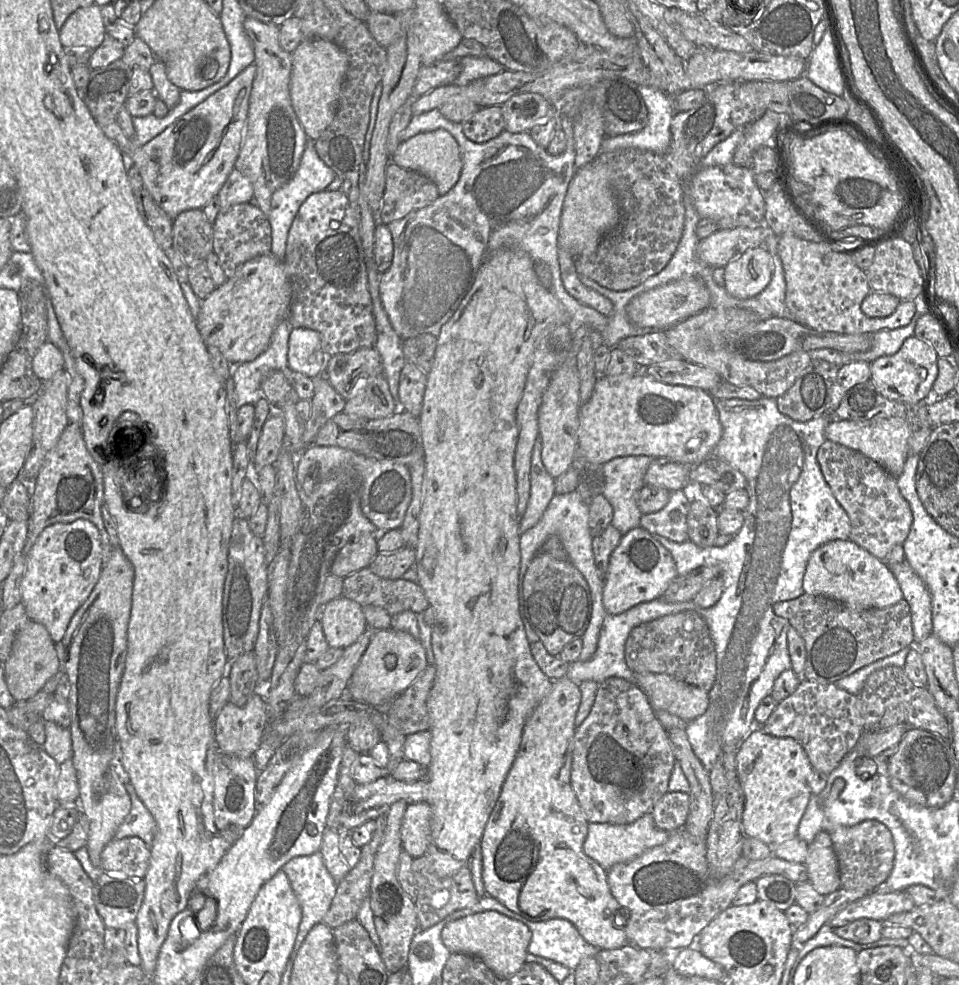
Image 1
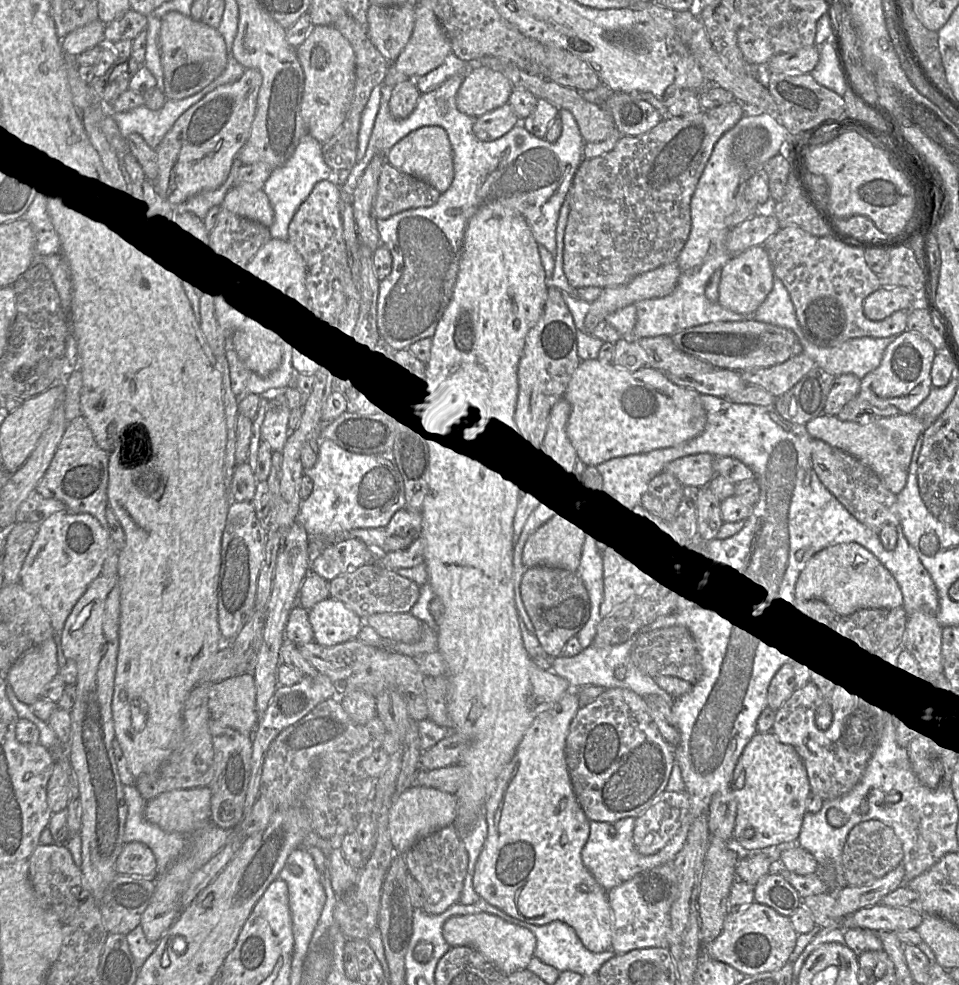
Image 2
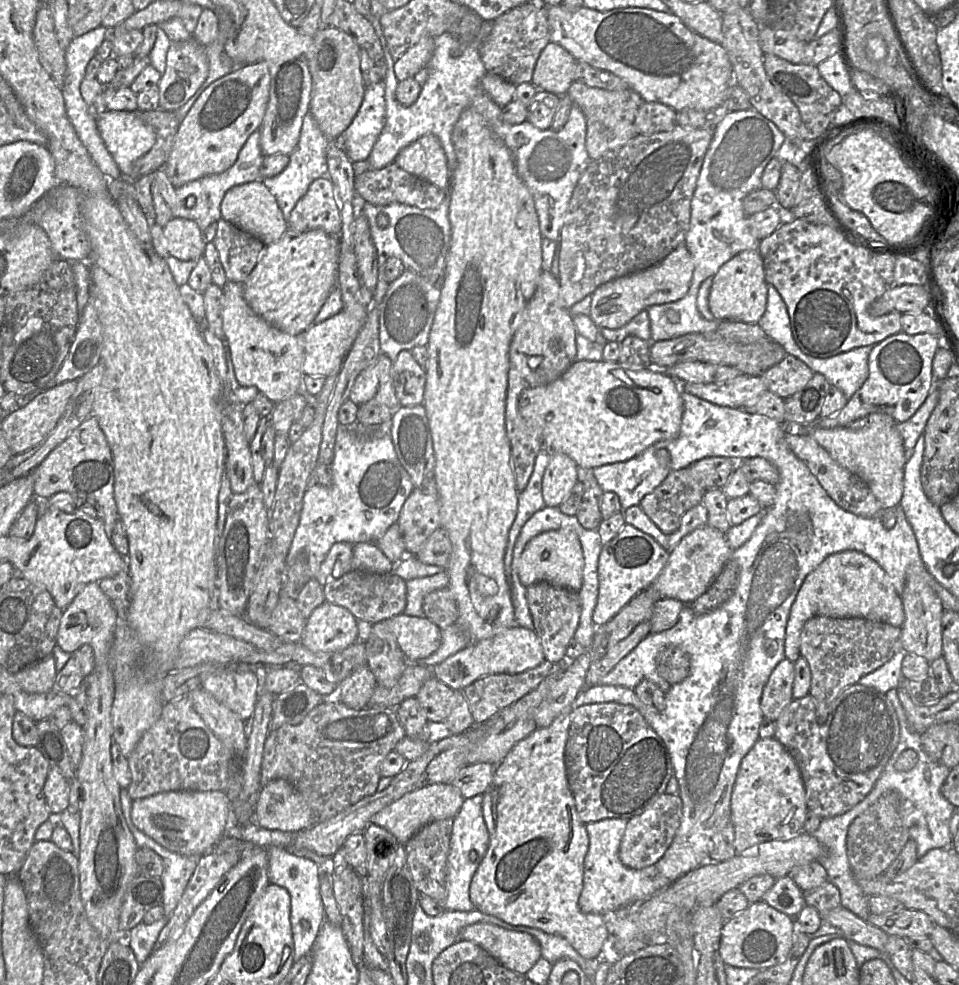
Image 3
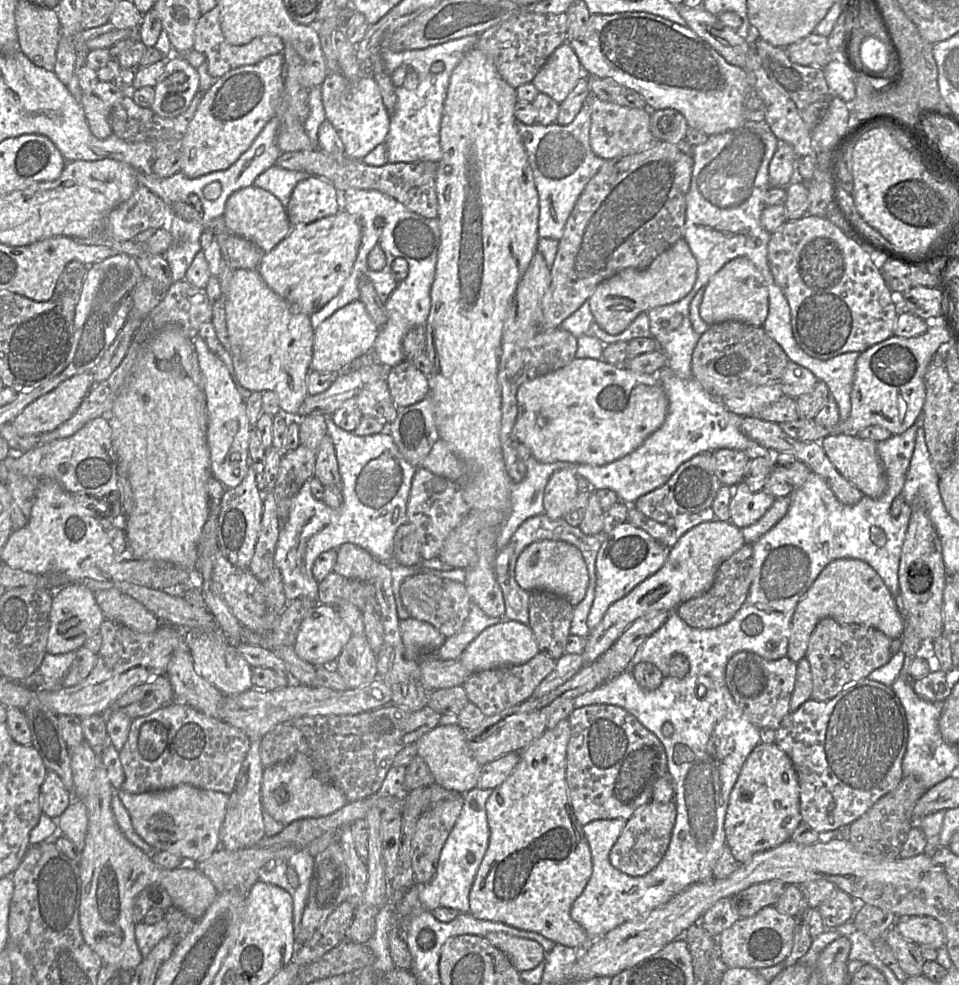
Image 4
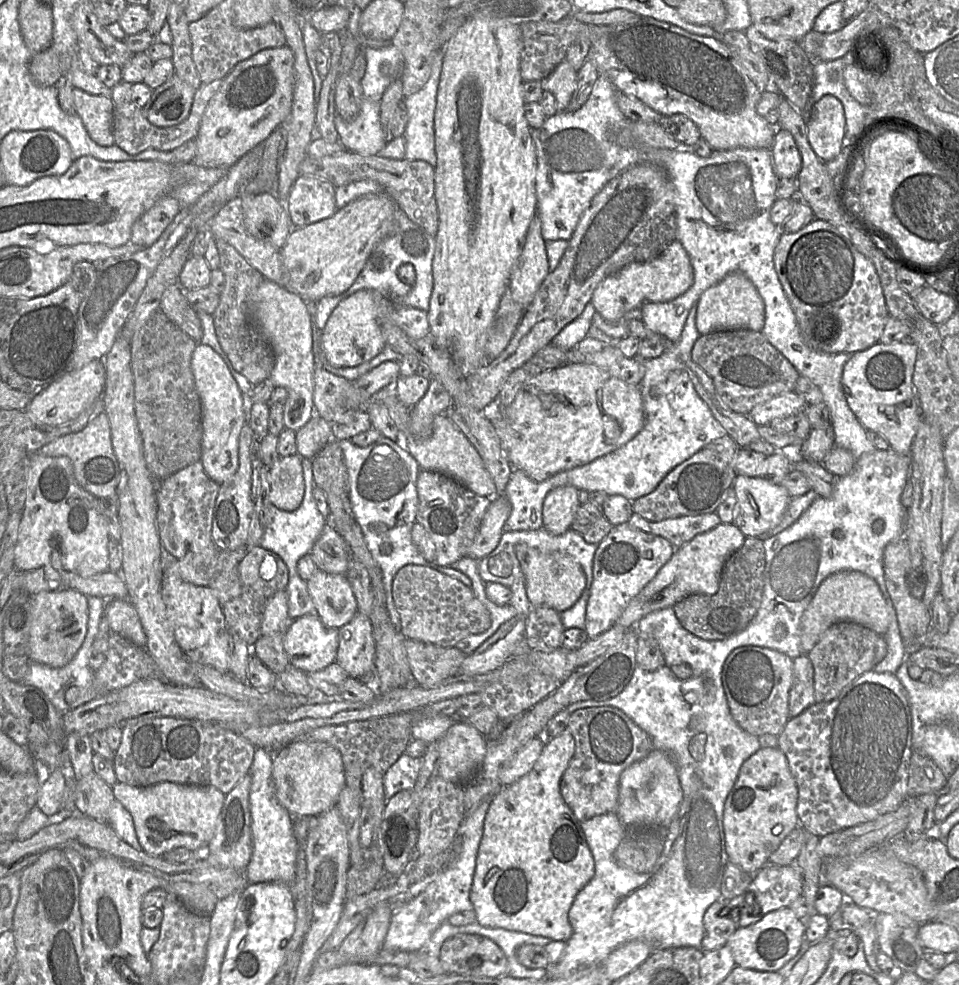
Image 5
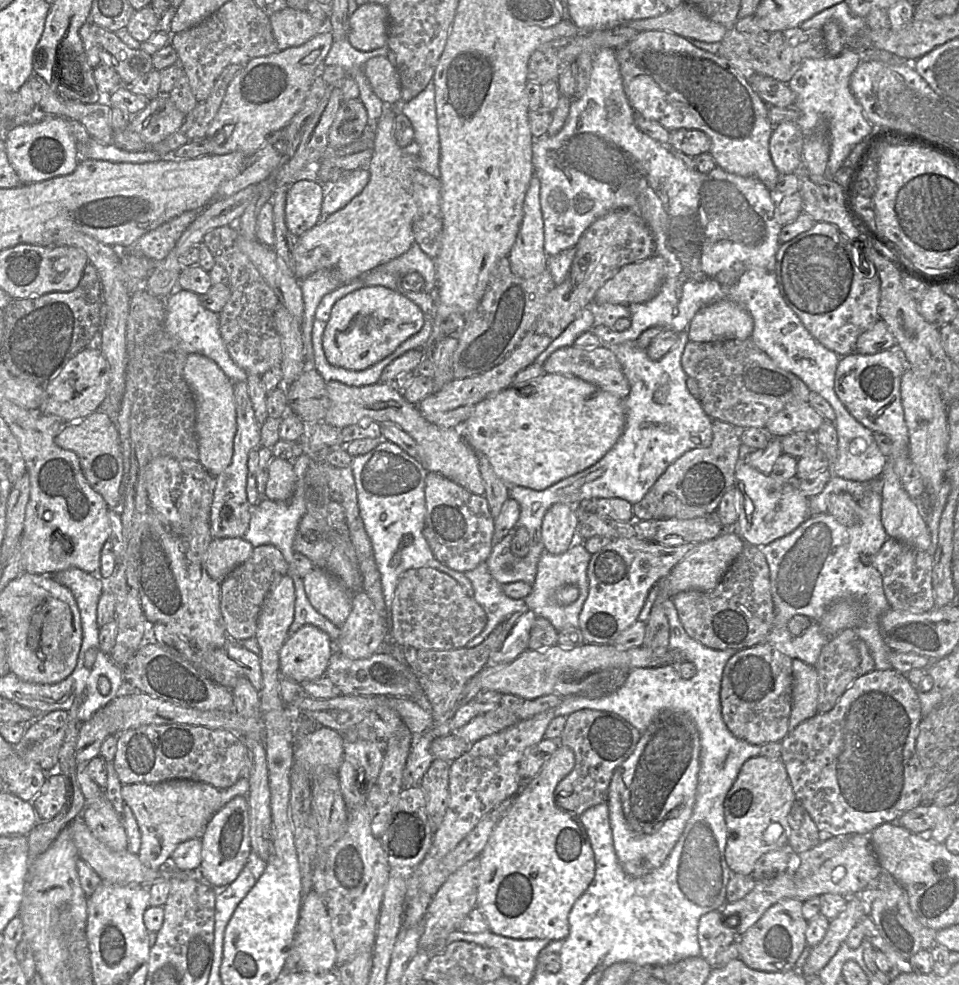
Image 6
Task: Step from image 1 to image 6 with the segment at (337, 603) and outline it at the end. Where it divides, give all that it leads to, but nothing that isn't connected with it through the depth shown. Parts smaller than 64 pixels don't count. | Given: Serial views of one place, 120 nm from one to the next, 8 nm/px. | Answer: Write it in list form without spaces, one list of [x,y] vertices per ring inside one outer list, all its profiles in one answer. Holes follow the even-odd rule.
[[[304,625],[288,636],[279,652],[279,671],[298,684],[325,675],[333,655],[329,636],[313,625]]]

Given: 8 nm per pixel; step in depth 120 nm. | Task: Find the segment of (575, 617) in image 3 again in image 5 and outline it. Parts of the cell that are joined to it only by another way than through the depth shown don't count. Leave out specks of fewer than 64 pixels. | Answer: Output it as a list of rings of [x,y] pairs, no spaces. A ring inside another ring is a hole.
[[[531,607],[526,620],[526,642],[530,650],[552,652],[558,649],[565,630],[558,611],[550,607]]]

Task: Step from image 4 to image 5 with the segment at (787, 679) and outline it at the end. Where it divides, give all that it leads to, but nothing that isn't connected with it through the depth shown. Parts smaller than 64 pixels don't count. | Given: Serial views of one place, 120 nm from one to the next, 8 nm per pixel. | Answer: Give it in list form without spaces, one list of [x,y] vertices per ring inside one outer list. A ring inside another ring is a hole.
[[[743,646],[734,649],[726,658],[721,673],[723,689],[733,719],[746,732],[760,737],[765,734],[778,736],[789,718],[789,696],[793,683],[793,659],[782,652],[759,647]]]

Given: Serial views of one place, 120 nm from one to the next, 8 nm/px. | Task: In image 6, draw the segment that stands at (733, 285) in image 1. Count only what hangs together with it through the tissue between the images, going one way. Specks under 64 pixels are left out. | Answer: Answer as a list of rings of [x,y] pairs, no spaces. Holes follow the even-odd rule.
[[[721,300],[700,309],[688,327],[689,342],[712,342],[721,339],[746,340],[751,337],[751,315],[734,302]]]

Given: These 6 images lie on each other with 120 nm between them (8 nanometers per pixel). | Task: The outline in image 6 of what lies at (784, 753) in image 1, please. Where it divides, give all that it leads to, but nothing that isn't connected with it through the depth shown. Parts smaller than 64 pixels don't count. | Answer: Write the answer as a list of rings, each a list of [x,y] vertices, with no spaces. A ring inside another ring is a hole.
[[[762,755],[748,759],[741,767],[738,777],[724,801],[725,822],[728,830],[728,841],[725,849],[727,864],[732,873],[752,876],[755,864],[764,854],[785,847],[790,836],[788,815],[796,797],[787,770],[781,759],[769,759]],[[772,824],[780,824],[783,833],[774,842],[768,843],[766,834]]]

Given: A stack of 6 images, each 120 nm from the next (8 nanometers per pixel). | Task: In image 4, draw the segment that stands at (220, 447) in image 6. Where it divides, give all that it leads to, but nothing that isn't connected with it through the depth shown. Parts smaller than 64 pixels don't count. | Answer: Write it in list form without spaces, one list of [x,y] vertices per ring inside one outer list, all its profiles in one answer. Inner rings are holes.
[[[200,336],[191,337],[205,387],[208,420],[206,440],[210,453],[211,473],[226,488],[235,488],[243,481],[250,466],[248,448],[252,427],[246,412],[246,401],[240,395],[221,359],[209,349]]]

